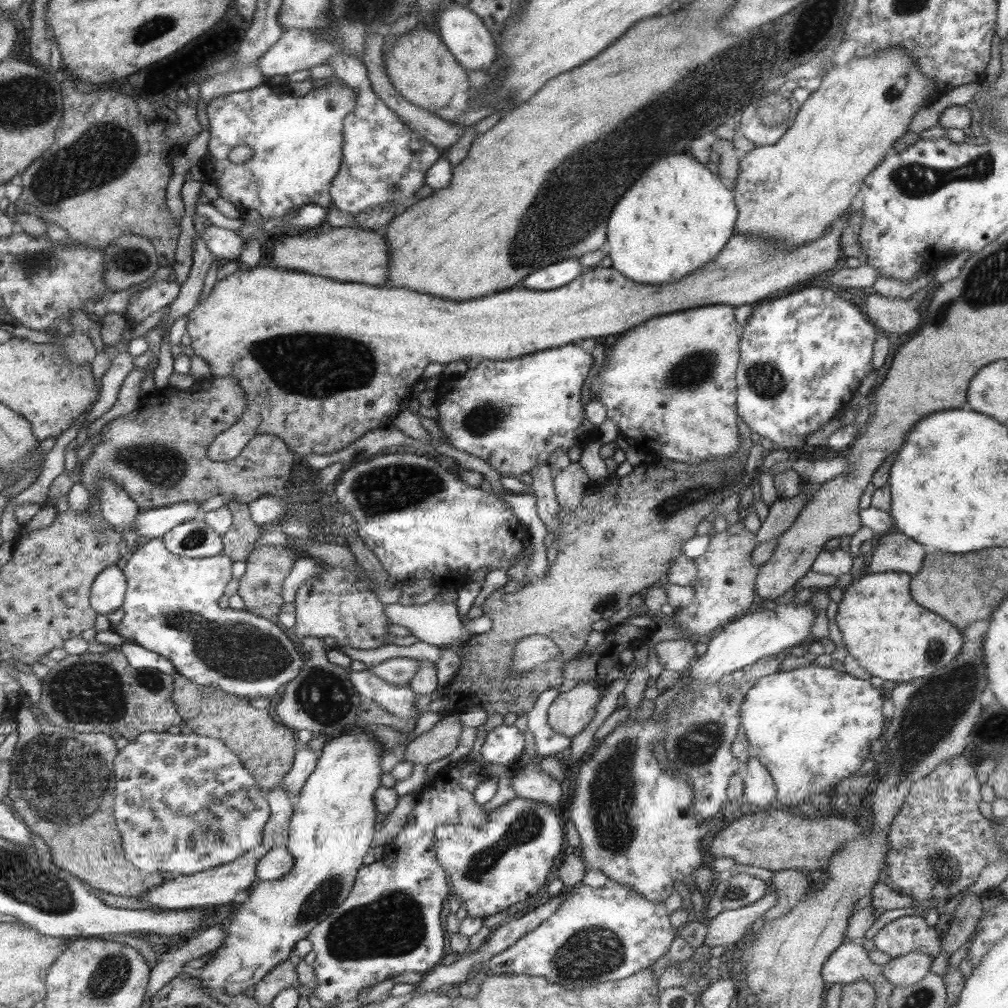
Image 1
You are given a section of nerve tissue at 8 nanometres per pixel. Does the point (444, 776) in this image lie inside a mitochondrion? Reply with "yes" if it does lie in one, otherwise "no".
no

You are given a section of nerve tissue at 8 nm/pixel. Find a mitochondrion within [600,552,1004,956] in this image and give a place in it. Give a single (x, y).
(931, 712)

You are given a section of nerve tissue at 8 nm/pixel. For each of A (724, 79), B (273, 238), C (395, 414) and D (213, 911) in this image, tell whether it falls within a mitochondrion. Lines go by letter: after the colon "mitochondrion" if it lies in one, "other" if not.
A: mitochondrion
B: other
C: other
D: other

